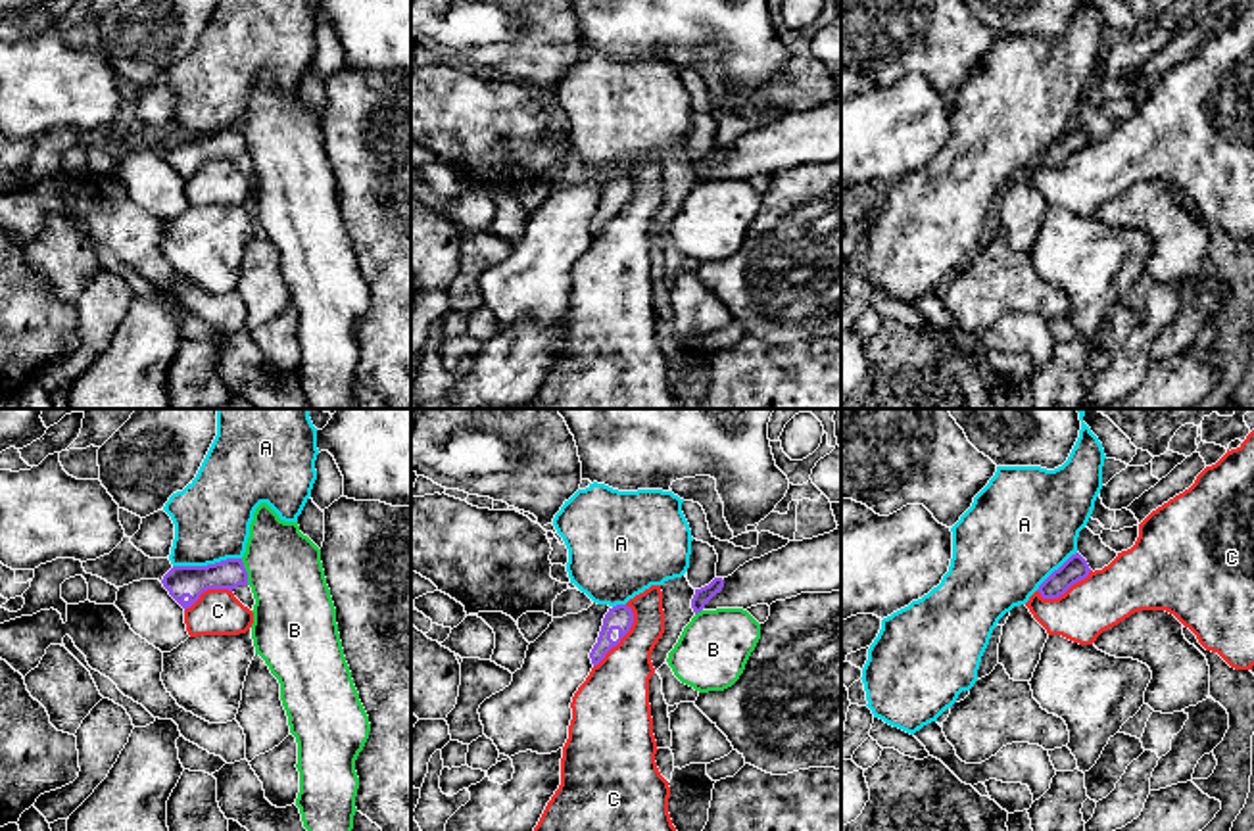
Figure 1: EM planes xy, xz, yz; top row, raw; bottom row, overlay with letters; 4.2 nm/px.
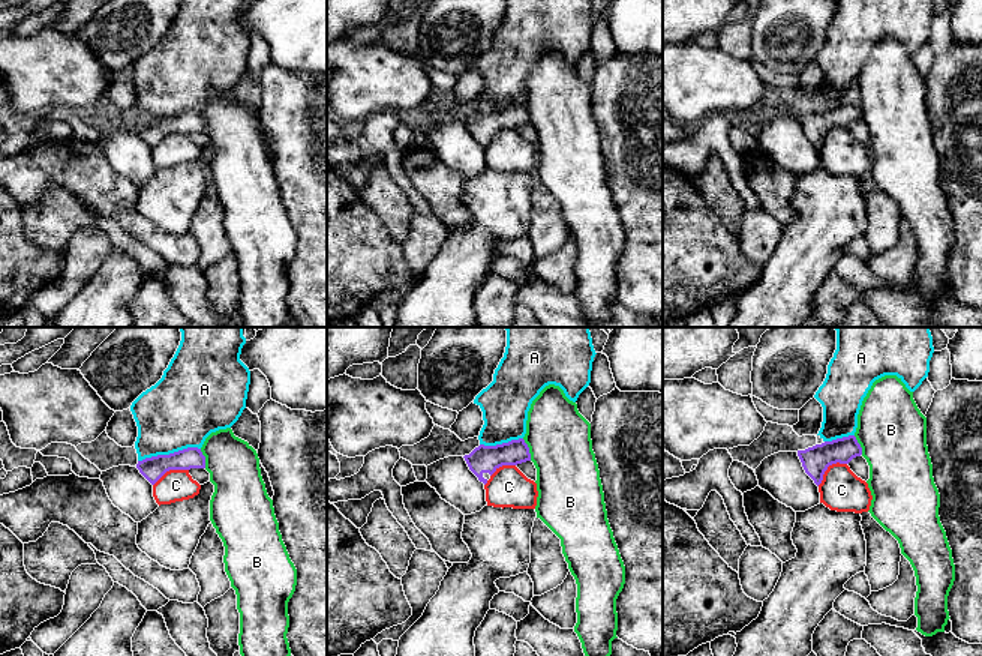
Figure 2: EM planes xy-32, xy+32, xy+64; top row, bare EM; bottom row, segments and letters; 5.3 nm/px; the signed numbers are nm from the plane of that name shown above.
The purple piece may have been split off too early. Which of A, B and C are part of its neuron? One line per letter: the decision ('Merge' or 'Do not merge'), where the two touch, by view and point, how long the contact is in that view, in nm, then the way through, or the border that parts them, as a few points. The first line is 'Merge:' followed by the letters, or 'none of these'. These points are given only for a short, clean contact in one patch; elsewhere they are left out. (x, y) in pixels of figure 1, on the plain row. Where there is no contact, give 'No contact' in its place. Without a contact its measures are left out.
Merge: none of these
A: Do not merge. Touches purple at xy (208, 135). Shared border 300 nm. Boundary: xy (241, 127), (173, 137)
B: Do not merge. Touches purple at xy (246, 142). Shared border 120 nm. Boundary: xy (241, 129), (248, 154)
C: Do not merge. Touches purple at xz (625, 204). Shared border 300 nm. Boundary: xz (628, 175), (632, 183), (630, 200), (594, 237)

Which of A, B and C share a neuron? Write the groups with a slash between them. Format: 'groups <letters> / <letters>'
groups A / B / C

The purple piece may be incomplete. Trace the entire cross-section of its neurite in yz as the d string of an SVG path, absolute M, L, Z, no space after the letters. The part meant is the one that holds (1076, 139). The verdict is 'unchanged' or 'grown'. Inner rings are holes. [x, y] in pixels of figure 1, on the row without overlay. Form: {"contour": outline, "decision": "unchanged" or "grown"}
{"contour": "M1075 123L1072 125L1058 140L1054 140L1041 155L1039 163L1043 169L1058 169L1064 165L1073 154L1085 150L1091 138L1087 131Z", "decision": "unchanged"}

